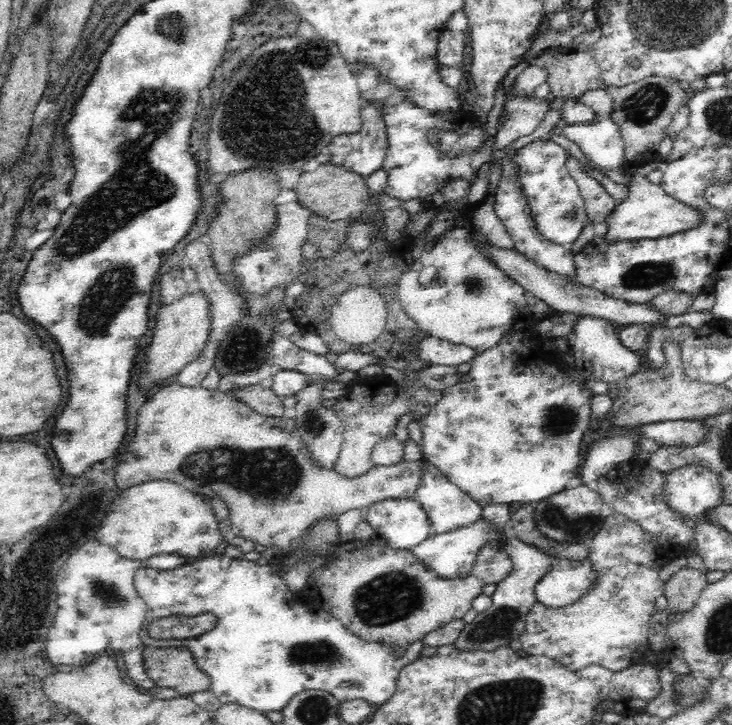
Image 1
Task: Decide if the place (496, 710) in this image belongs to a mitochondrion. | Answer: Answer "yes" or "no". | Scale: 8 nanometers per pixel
yes

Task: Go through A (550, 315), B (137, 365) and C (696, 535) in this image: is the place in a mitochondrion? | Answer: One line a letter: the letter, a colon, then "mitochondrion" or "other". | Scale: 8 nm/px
A: other
B: other
C: other

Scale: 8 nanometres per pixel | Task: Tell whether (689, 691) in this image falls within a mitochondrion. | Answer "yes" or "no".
yes

